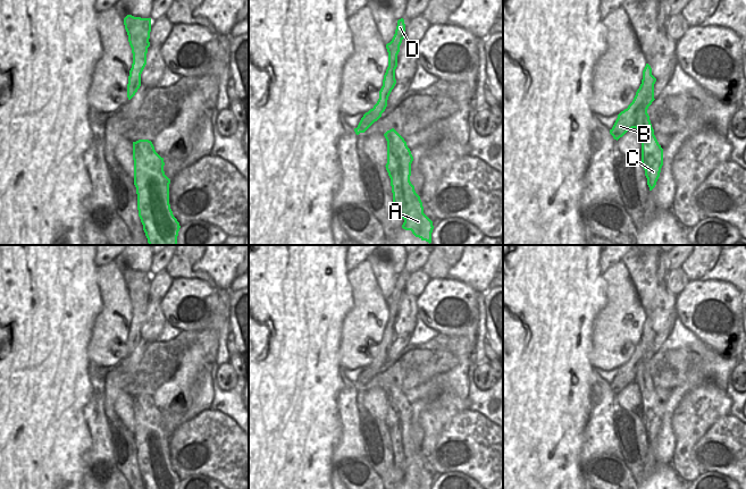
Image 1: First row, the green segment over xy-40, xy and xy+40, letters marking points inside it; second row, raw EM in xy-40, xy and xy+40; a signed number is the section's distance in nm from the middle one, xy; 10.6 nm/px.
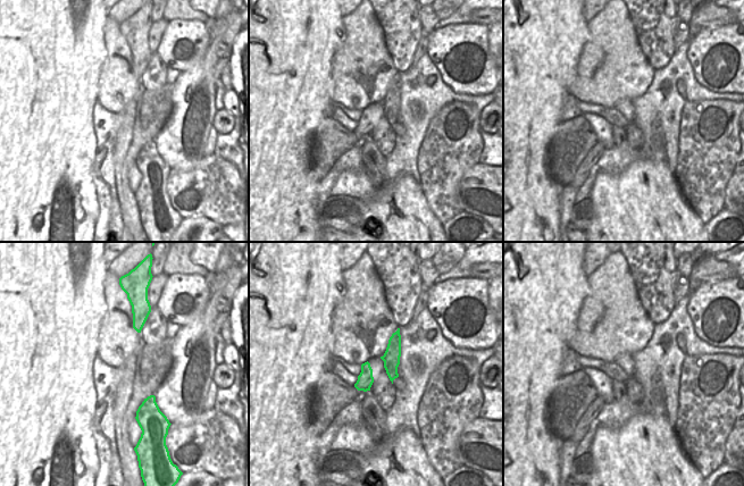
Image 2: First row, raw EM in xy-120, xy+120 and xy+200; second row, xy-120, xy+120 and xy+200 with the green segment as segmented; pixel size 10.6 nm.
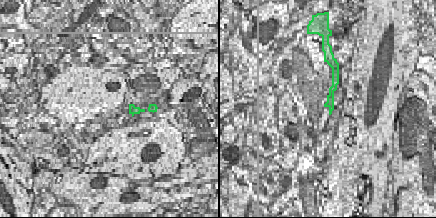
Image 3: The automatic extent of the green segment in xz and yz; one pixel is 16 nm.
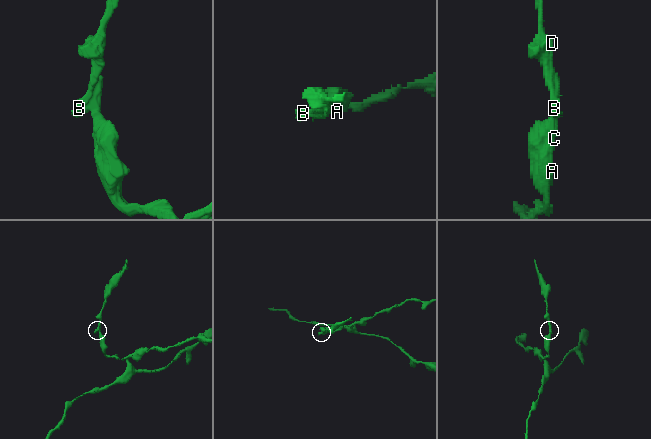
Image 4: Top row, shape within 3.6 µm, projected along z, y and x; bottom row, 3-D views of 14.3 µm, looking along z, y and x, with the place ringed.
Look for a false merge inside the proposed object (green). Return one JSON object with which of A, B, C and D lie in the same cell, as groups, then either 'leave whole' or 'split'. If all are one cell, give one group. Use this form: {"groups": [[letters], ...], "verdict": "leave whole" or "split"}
{"groups": [["A", "C"], ["B", "D"]], "verdict": "split"}

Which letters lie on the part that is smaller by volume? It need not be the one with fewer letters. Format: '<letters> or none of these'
B, D

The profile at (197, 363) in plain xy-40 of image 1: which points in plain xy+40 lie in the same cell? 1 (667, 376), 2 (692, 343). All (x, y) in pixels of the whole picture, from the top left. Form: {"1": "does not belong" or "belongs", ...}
{"1": "belongs", "2": "does not belong"}

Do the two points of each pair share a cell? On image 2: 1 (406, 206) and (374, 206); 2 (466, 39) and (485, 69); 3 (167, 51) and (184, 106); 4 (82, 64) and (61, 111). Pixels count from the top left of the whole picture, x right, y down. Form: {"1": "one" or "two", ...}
{"1": "one", "2": "one", "3": "two", "4": "one"}

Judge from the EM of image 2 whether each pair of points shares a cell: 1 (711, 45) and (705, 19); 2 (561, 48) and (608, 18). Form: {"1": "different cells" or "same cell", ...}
{"1": "different cells", "2": "different cells"}

